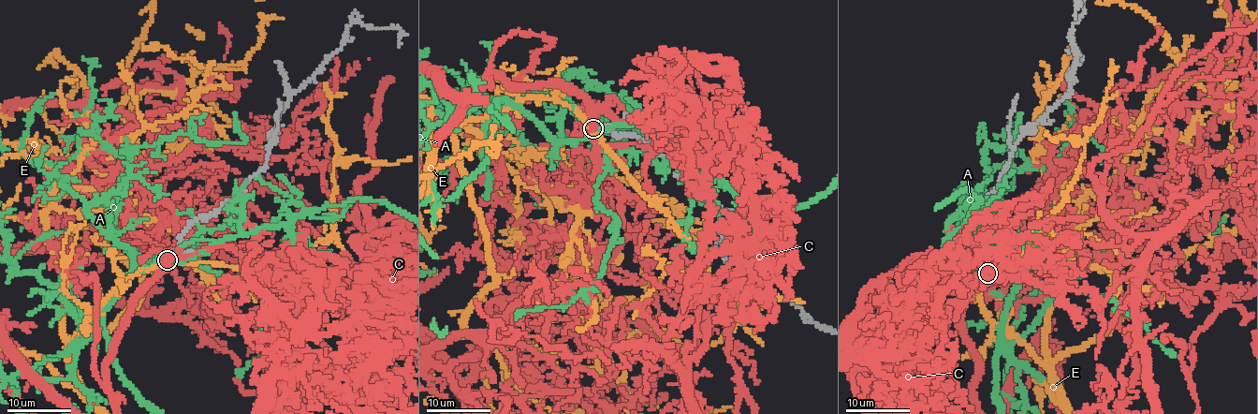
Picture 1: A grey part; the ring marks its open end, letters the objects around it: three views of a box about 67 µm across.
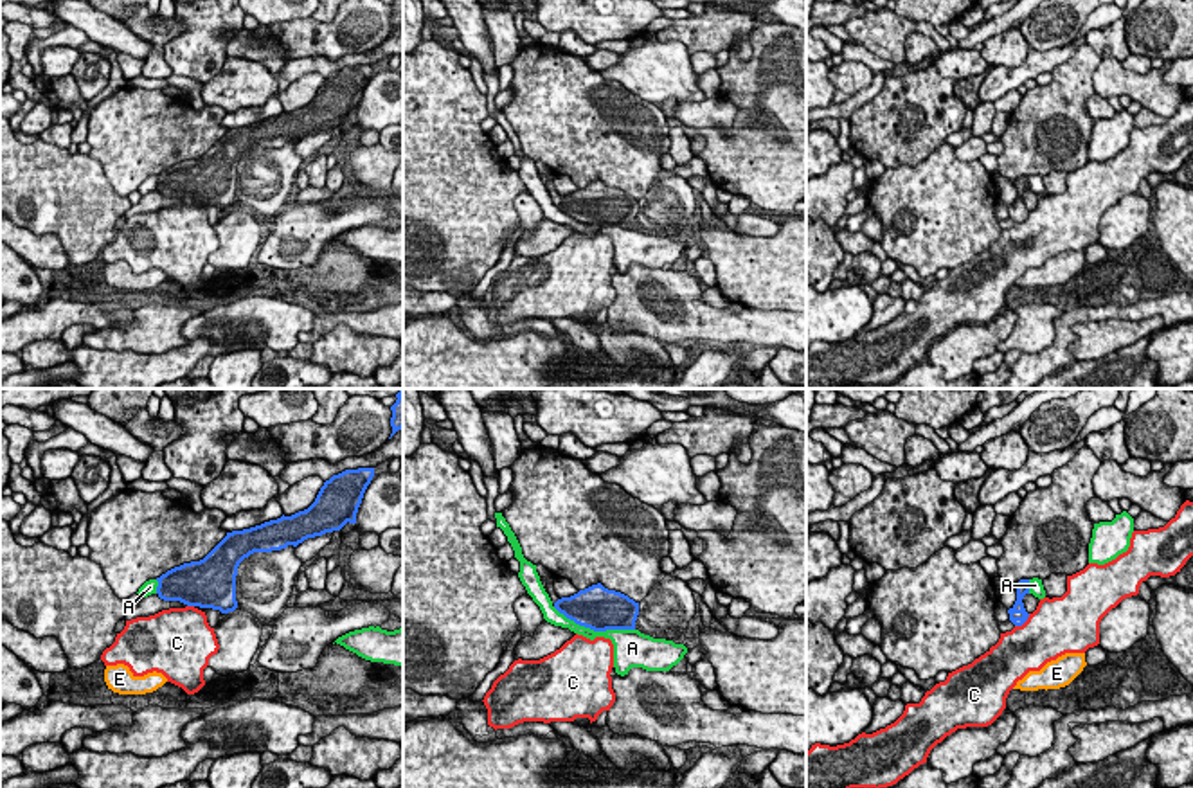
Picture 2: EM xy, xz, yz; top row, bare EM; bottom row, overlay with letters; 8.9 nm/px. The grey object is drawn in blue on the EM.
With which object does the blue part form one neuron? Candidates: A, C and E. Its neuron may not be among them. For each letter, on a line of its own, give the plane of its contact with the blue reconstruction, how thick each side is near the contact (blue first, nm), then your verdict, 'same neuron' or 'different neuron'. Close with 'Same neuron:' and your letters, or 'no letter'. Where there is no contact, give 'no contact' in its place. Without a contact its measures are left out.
A: xz | 380/160 nm | different neuron
C: yz | 100/460 nm | different neuron
E: no contact | same neuron
Same neuron: E

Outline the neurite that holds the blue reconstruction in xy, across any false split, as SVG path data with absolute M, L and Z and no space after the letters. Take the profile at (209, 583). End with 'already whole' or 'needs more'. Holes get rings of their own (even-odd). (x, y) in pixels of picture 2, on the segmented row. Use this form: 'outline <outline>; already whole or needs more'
outline M374 468L345 470L333 475L320 488L315 502L292 516L265 522L261 525L232 531L200 561L184 563L157 578L157 594L164 601L180 601L187 606L212 608L221 613L234 612L236 601L236 576L239 563L254 552L272 552L297 547L308 538L322 536L326 533L340 531L347 522L356 524L356 513L363 493L374 477Z; already whole

